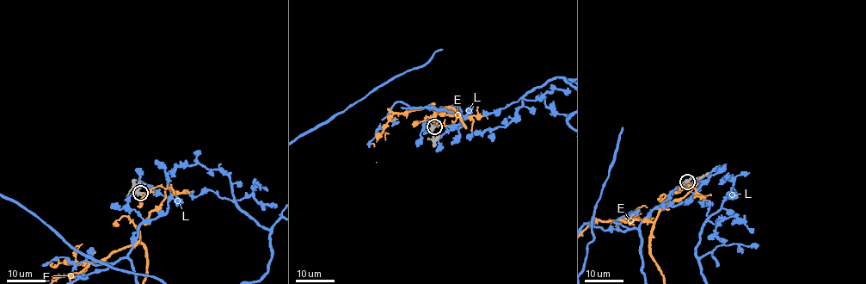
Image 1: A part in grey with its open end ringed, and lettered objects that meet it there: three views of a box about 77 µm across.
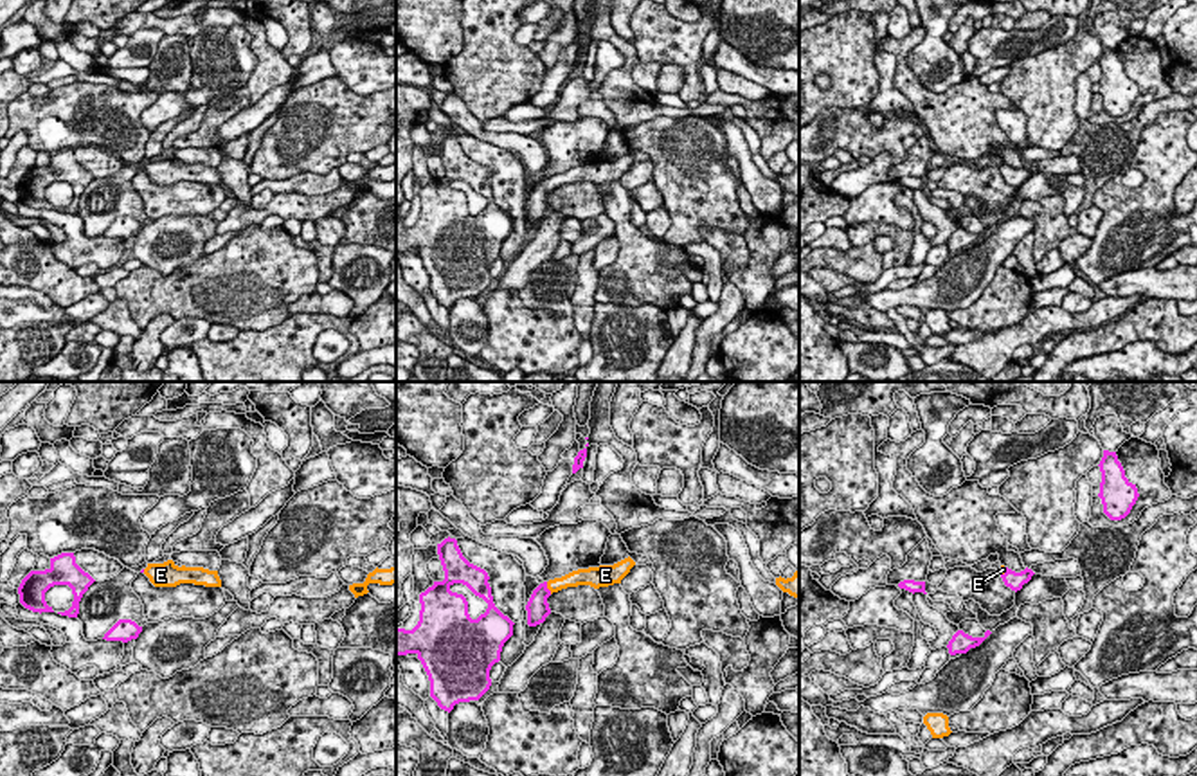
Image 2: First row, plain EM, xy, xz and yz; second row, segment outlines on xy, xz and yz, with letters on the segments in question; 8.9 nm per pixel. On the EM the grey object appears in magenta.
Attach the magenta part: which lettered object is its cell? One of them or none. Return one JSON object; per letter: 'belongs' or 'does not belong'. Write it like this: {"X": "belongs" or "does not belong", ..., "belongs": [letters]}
{"E": "belongs", "L": "does not belong", "belongs": ["E"]}

